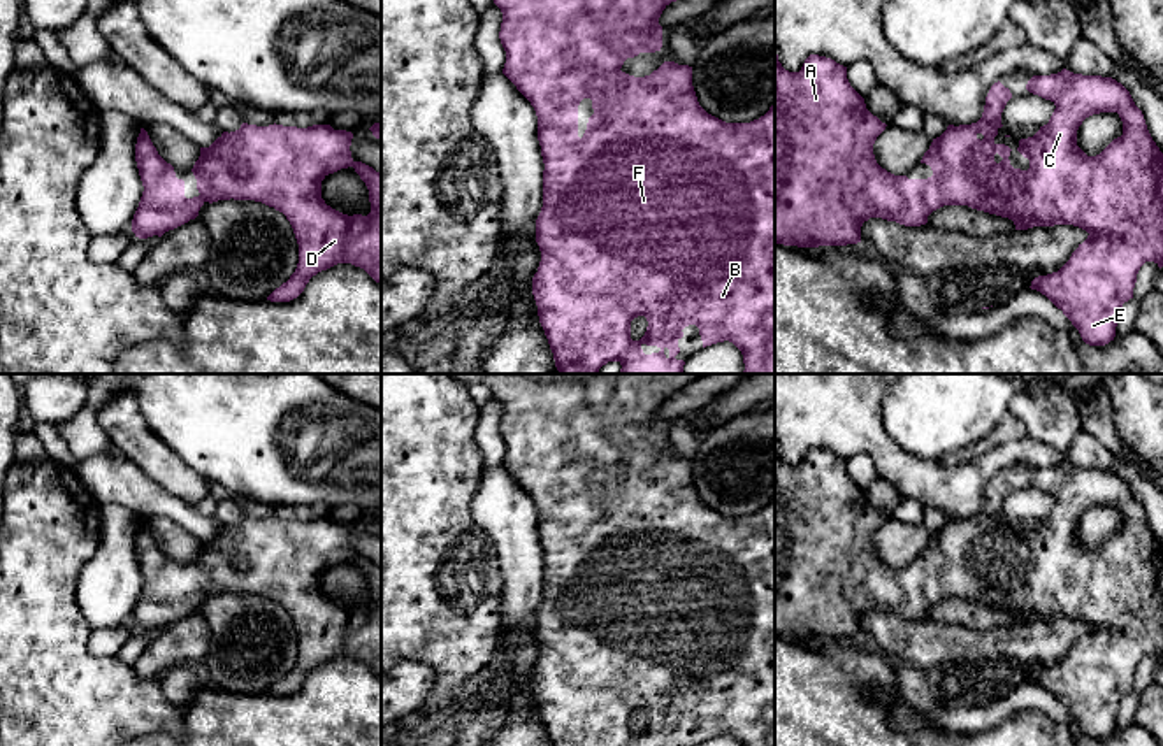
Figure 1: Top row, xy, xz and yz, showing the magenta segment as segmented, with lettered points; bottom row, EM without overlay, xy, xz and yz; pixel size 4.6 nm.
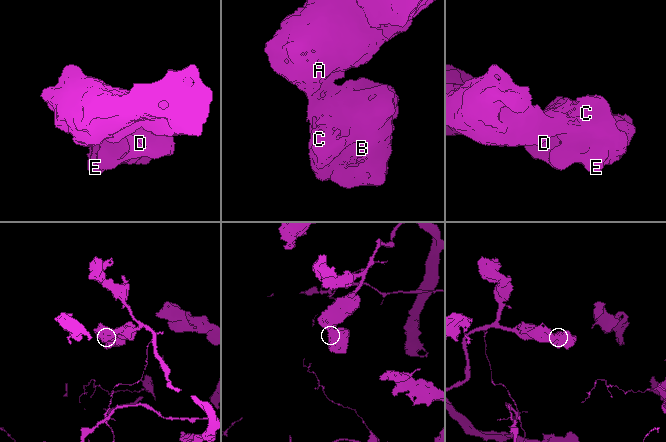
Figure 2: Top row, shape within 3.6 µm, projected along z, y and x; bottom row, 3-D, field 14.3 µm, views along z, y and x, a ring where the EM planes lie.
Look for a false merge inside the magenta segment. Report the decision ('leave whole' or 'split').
leave whole

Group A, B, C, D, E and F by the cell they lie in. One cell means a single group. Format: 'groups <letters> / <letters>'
groups A B C D E F

